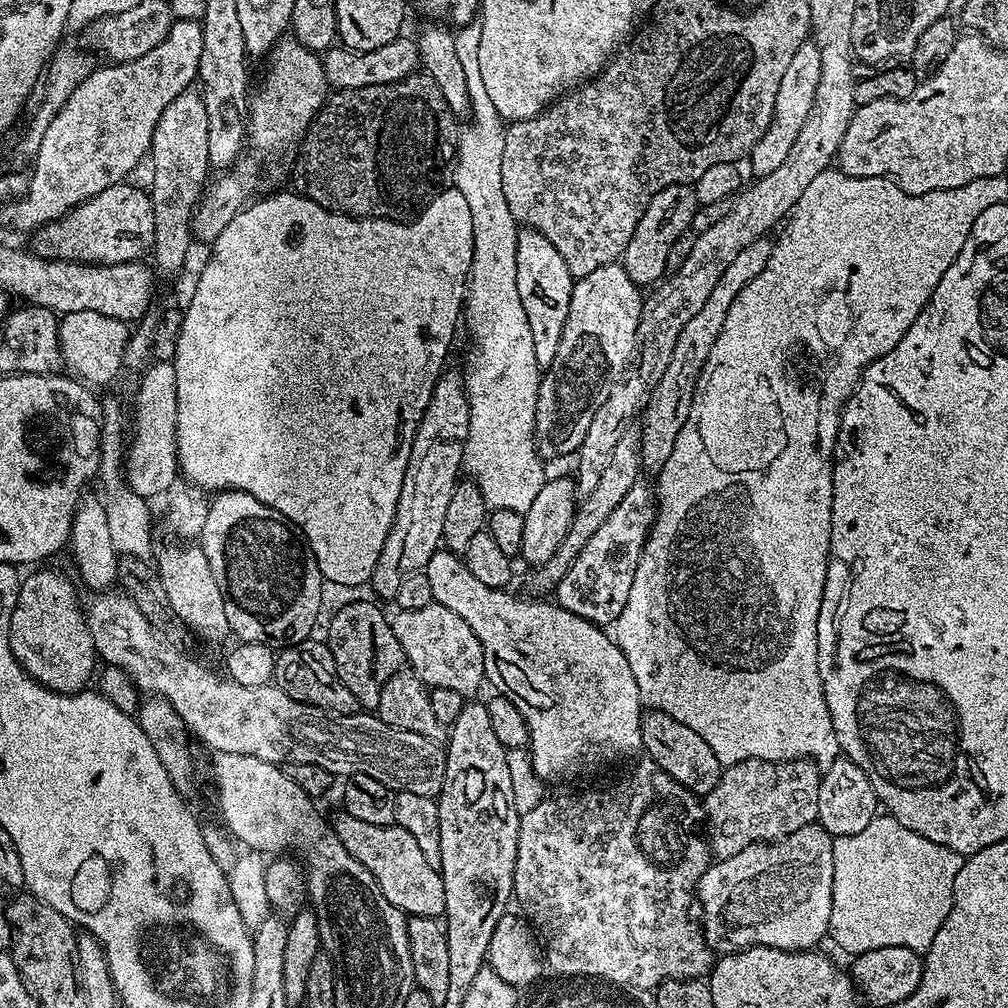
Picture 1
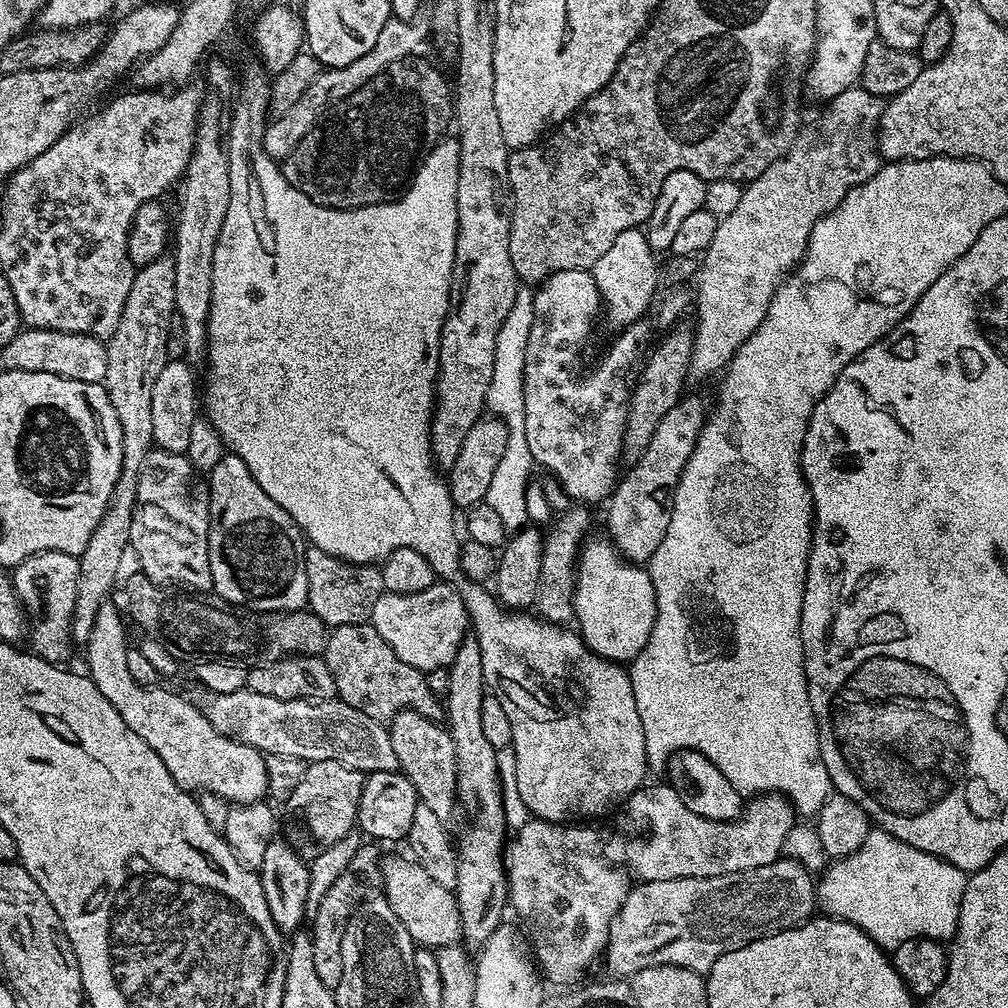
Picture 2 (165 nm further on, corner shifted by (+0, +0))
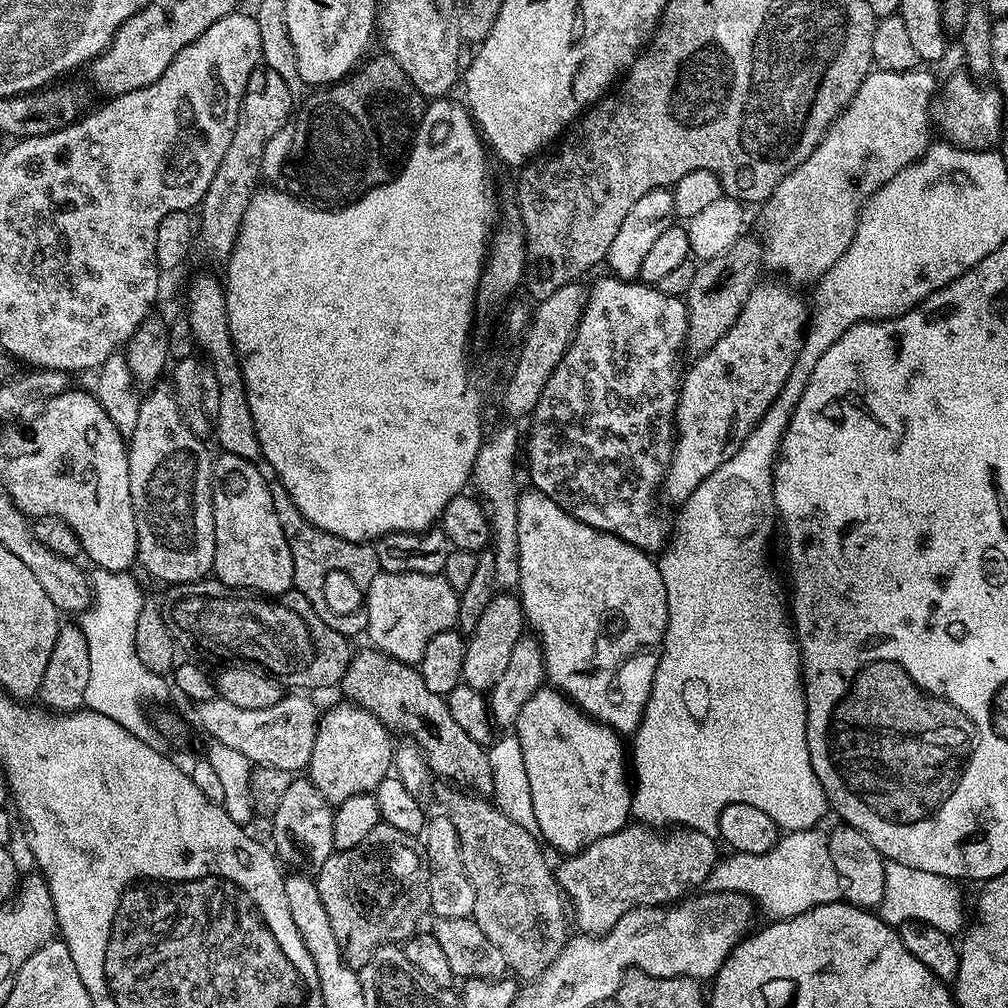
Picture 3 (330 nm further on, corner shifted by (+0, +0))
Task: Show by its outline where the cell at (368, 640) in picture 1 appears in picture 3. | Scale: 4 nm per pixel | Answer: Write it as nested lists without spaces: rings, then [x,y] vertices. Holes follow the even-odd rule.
[[[371,646],[365,648],[365,652],[357,651],[353,655],[346,670],[342,681],[342,689],[348,695],[345,697],[359,708],[374,713],[389,730],[409,732],[433,773],[438,772],[453,780],[456,783],[453,785],[463,786],[473,793],[491,793],[494,774],[492,760],[488,757],[489,749],[462,731],[462,726],[458,726],[450,714],[447,699],[428,689],[426,682],[422,682],[422,674],[413,665],[393,660]]]

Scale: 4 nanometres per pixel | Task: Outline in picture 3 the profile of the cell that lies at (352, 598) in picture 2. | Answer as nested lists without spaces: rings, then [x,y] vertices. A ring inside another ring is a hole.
[[[279,482],[271,485],[272,497],[274,498],[274,514],[278,514],[278,522],[288,539],[290,554],[294,562],[294,578],[292,579],[295,591],[300,592],[314,606],[318,618],[326,626],[338,630],[338,634],[355,638],[363,633],[368,627],[368,591],[370,582],[380,573],[380,563],[375,547],[371,543],[359,540],[347,540],[314,525],[304,516],[302,510],[295,505],[295,500],[290,496],[287,489]]]

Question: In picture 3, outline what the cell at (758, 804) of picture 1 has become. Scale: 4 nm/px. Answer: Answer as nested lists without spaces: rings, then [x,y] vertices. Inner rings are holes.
[[[632,822],[606,838],[598,838],[580,852],[565,855],[561,859],[564,861],[555,865],[554,875],[561,893],[570,901],[571,915],[576,915],[580,927],[577,929],[603,936],[631,908],[666,906],[696,890],[691,888],[703,885],[718,861],[717,841],[712,839],[693,828],[676,826],[661,834]]]

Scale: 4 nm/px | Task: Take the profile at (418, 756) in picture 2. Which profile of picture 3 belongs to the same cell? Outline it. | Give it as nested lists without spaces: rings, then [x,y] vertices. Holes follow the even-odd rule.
[[[468,790],[452,791],[456,792],[450,793],[449,796],[445,798],[443,811],[450,818],[450,822],[454,822],[454,826],[458,830],[462,866],[464,867],[466,878],[470,878],[470,886],[474,886],[474,910],[472,911],[471,919],[476,921],[476,925],[480,927],[482,934],[486,934],[486,938],[490,938],[490,942],[494,942],[494,946],[498,946],[498,950],[502,950],[502,958],[504,959],[505,965],[507,965],[511,971],[513,968],[513,970],[517,972],[515,975],[519,977],[521,981],[531,982],[546,971],[550,966],[550,962],[554,962],[554,958],[558,958],[558,954],[564,949],[564,945],[567,944],[570,939],[570,931],[568,932],[567,926],[564,925],[564,912],[566,916],[565,897],[560,891],[559,884],[556,883],[556,878],[550,864],[548,868],[548,860],[544,857],[545,849],[542,847],[541,841],[537,839],[533,833],[528,832],[522,826],[518,826],[518,822],[510,822],[510,818],[506,818],[506,814],[502,814],[500,807],[495,803],[491,804],[488,798],[481,798],[479,795],[473,794]]]

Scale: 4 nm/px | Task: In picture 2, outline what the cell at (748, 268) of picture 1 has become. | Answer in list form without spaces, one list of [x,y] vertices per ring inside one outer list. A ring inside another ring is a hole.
[[[857,86],[855,88],[848,88],[842,94],[838,94],[835,98],[833,98],[833,100],[827,101],[825,108],[828,109],[826,109],[825,112],[822,113],[821,116],[818,117],[817,120],[809,126],[809,128],[808,125],[801,127],[800,133],[796,135],[796,141],[792,143],[792,149],[789,150],[787,154],[782,157],[781,160],[776,160],[775,162],[773,162],[773,164],[771,164],[770,167],[768,167],[766,171],[763,172],[760,177],[758,177],[758,179],[751,181],[751,183],[749,183],[747,187],[744,188],[744,193],[742,194],[742,202],[738,202],[738,206],[731,214],[726,214],[725,216],[723,216],[723,218],[720,220],[718,230],[714,230],[714,242],[710,242],[710,246],[706,249],[705,252],[702,253],[702,263],[699,265],[698,268],[698,281],[700,280],[700,285],[698,285],[696,288],[697,296],[694,296],[694,308],[696,304],[696,320],[694,319],[694,346],[692,347],[692,353],[690,354],[690,364],[688,366],[688,374],[693,381],[695,379],[704,380],[707,378],[707,376],[714,375],[715,372],[716,375],[723,373],[724,369],[727,368],[729,362],[732,361],[733,354],[735,354],[736,351],[738,351],[742,346],[742,342],[746,342],[746,338],[750,338],[750,334],[754,334],[754,330],[758,330],[758,326],[762,322],[762,318],[766,318],[766,310],[770,310],[770,302],[774,298],[774,294],[778,290],[778,286],[780,285],[780,283],[782,283],[784,277],[789,275],[789,273],[791,273],[793,269],[795,269],[796,265],[799,264],[801,258],[804,256],[804,252],[808,248],[808,239],[810,238],[810,234],[814,230],[814,226],[816,225],[816,223],[826,214],[830,214],[832,211],[834,211],[834,209],[836,209],[842,202],[842,198],[846,198],[846,194],[848,193],[848,191],[850,191],[851,188],[853,188],[854,186],[858,186],[862,182],[866,182],[867,180],[869,180],[869,178],[871,178],[871,176],[876,173],[876,171],[880,169],[882,157],[880,154],[880,149],[878,147],[878,125],[880,123],[880,115],[884,113],[884,104],[882,103],[881,97],[875,96],[872,93],[868,93],[866,89]]]

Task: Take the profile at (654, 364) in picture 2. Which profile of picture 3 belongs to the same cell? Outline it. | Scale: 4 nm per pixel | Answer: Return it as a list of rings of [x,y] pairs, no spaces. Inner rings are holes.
[[[744,234],[741,235],[738,242],[734,242],[734,246],[730,246],[730,250],[726,250],[726,254],[705,260],[697,267],[694,283],[690,286],[686,297],[688,306],[688,342],[686,348],[689,353],[692,351],[692,354],[699,354],[710,350],[710,346],[714,346],[714,342],[718,342],[718,338],[722,338],[722,334],[726,334],[726,330],[730,330],[730,326],[734,326],[746,298],[761,279],[760,268],[762,269],[763,259],[764,248],[761,241],[759,244],[758,241],[751,240],[748,234]]]

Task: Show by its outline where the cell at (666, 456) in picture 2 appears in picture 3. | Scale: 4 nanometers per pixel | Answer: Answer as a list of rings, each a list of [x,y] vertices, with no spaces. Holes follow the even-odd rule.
[[[765,279],[757,283],[746,298],[734,326],[710,346],[710,350],[699,353],[692,364],[692,369],[685,371],[680,383],[680,398],[676,403],[676,430],[672,446],[672,464],[662,485],[662,496],[673,500],[676,506],[683,505],[688,495],[695,490],[718,466],[725,464],[742,446],[742,442],[751,434],[756,423],[763,418],[772,405],[784,383],[790,378],[790,370],[796,364],[796,356],[804,342],[806,321],[810,308],[799,296],[795,287],[787,283],[779,284],[776,280]]]

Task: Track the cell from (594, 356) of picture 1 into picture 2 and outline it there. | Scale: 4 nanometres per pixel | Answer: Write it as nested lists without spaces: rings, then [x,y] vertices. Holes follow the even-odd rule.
[[[640,228],[622,230],[614,246],[610,246],[610,250],[606,250],[602,258],[598,258],[598,262],[590,271],[600,291],[603,315],[608,315],[609,322],[616,330],[624,330],[628,325],[637,323],[643,317],[640,315],[648,307],[651,309],[657,299],[658,256],[653,252],[647,235]]]

